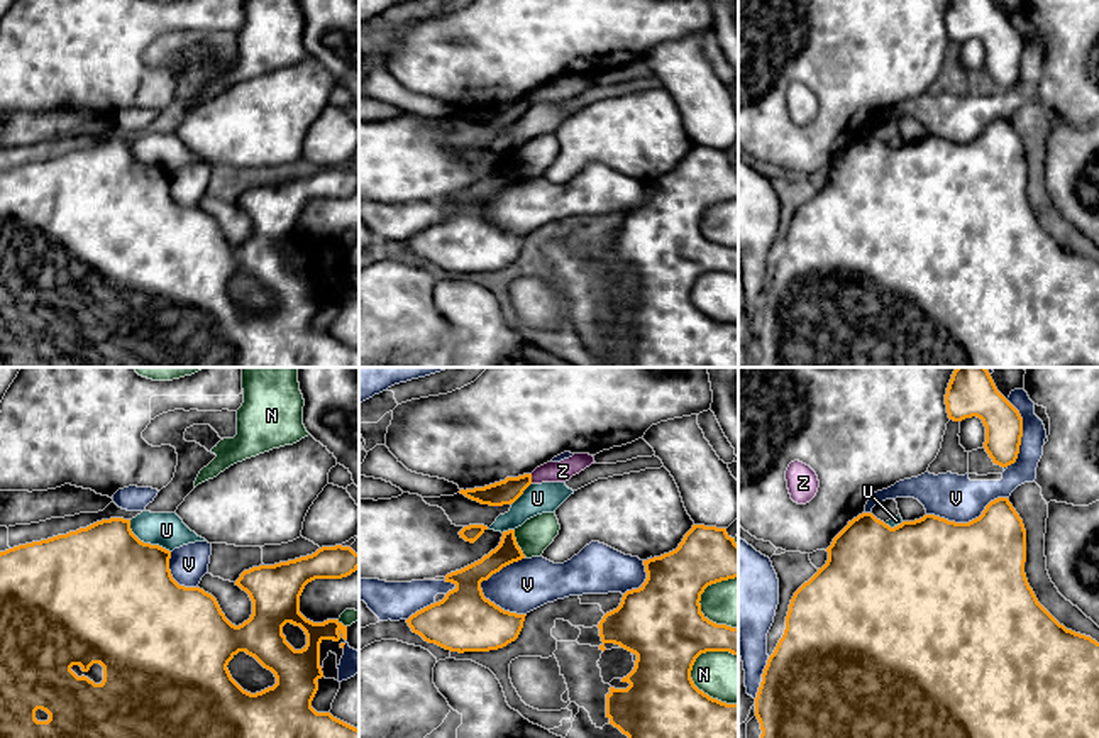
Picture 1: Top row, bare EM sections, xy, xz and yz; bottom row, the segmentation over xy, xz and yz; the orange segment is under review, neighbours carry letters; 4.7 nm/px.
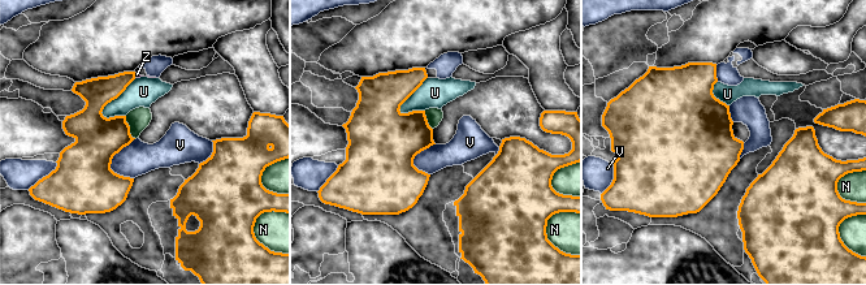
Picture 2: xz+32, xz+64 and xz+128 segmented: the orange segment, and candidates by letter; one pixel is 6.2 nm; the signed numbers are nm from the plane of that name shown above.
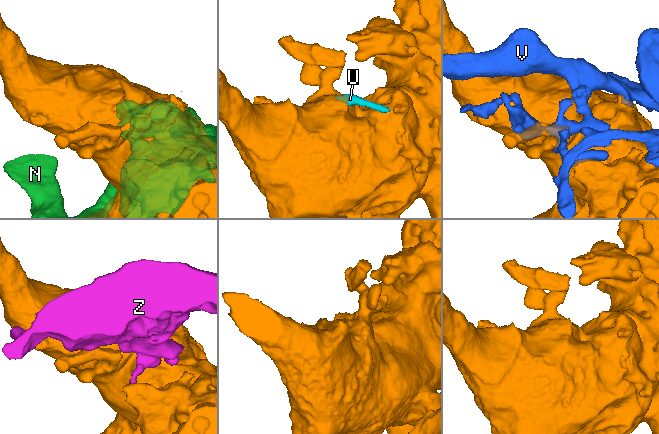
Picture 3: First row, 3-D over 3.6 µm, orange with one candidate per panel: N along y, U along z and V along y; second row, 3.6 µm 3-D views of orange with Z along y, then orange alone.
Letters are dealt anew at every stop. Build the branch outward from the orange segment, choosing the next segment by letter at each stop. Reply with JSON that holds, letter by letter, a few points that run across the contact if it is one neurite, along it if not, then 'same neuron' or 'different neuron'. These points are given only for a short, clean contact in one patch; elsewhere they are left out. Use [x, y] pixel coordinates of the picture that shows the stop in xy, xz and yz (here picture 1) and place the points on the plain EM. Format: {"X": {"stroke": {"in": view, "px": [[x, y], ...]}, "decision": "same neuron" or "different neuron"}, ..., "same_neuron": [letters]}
{"N": {"decision": "different neuron"}, "U": {"stroke": {"in": "xy", "px": [[117, 209], [146, 165], [166, 151]]}, "decision": "same neuron"}, "V": {"decision": "different neuron"}, "Z": {"decision": "different neuron"}, "same_neuron": ["U"]}

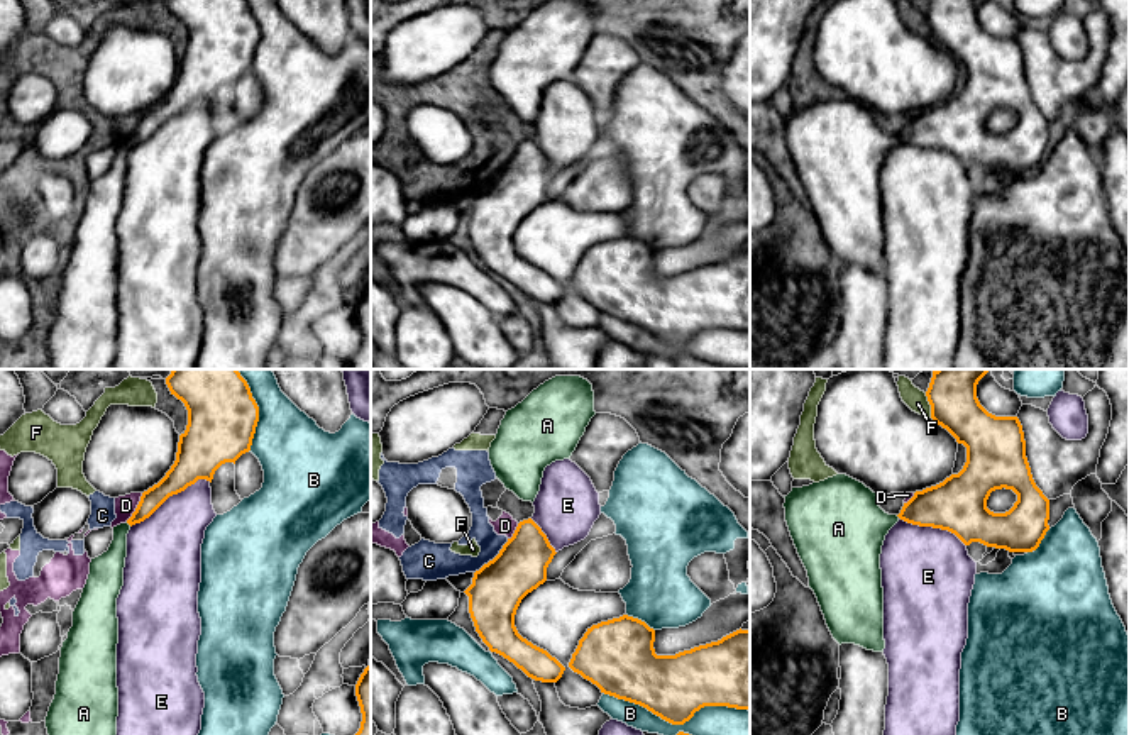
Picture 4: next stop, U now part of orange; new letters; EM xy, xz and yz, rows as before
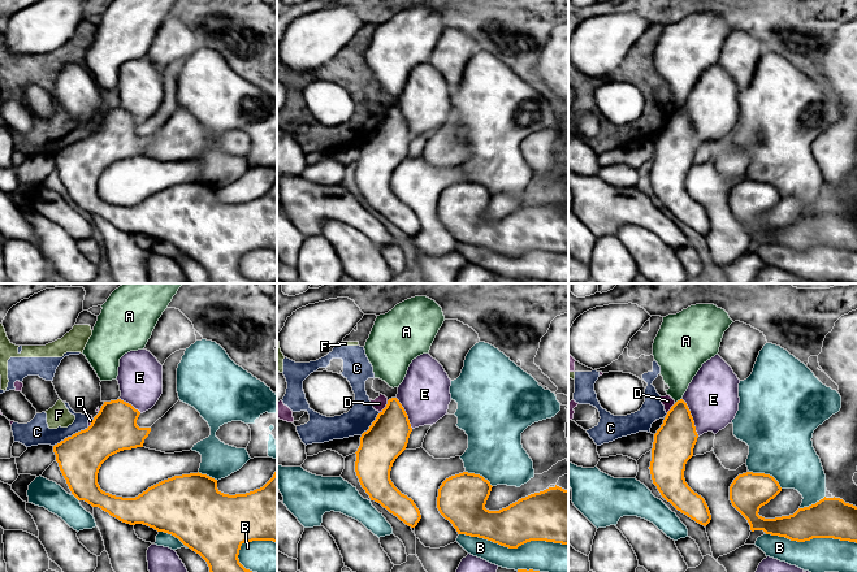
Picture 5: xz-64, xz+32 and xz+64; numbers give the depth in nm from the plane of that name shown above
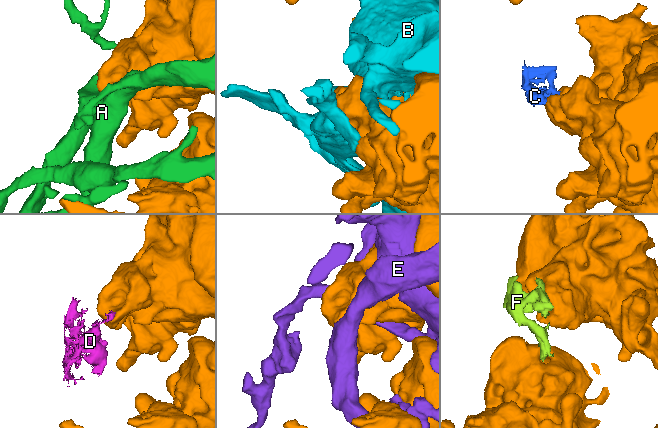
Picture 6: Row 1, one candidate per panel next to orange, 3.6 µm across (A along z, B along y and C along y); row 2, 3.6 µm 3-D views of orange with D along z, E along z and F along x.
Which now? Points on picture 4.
{"A": {"decision": "different neuron"}, "B": {"decision": "different neuron"}, "C": {"stroke": {"in": "xz", "px": [[508, 160], [474, 193]]}, "decision": "different neuron"}, "D": {"stroke": {"in": "xy", "px": [[143, 114], [136, 131], [126, 141]]}, "decision": "different neuron"}, "E": {"decision": "different neuron"}, "F": {"decision": "different neuron"}, "same_neuron": []}

